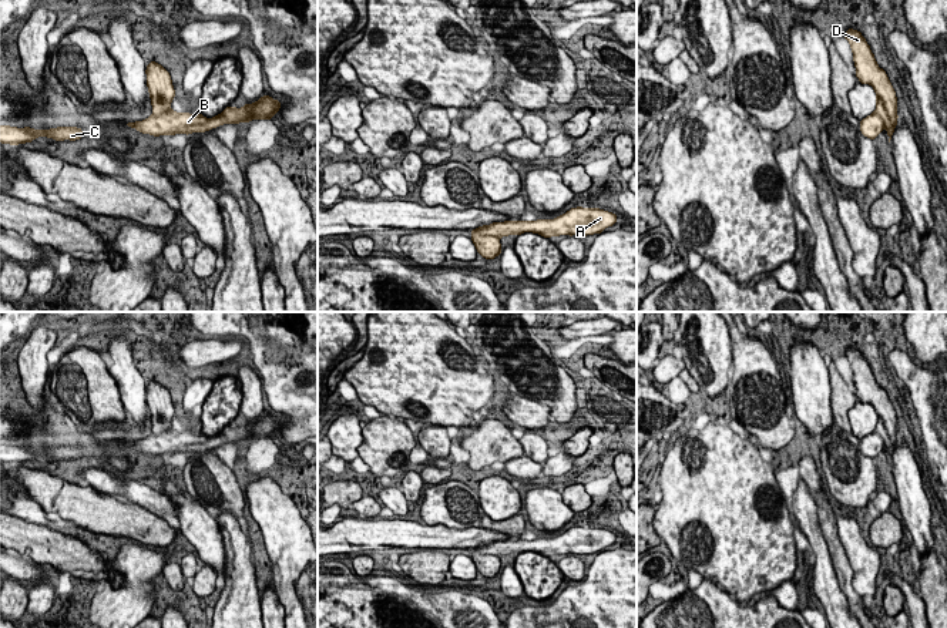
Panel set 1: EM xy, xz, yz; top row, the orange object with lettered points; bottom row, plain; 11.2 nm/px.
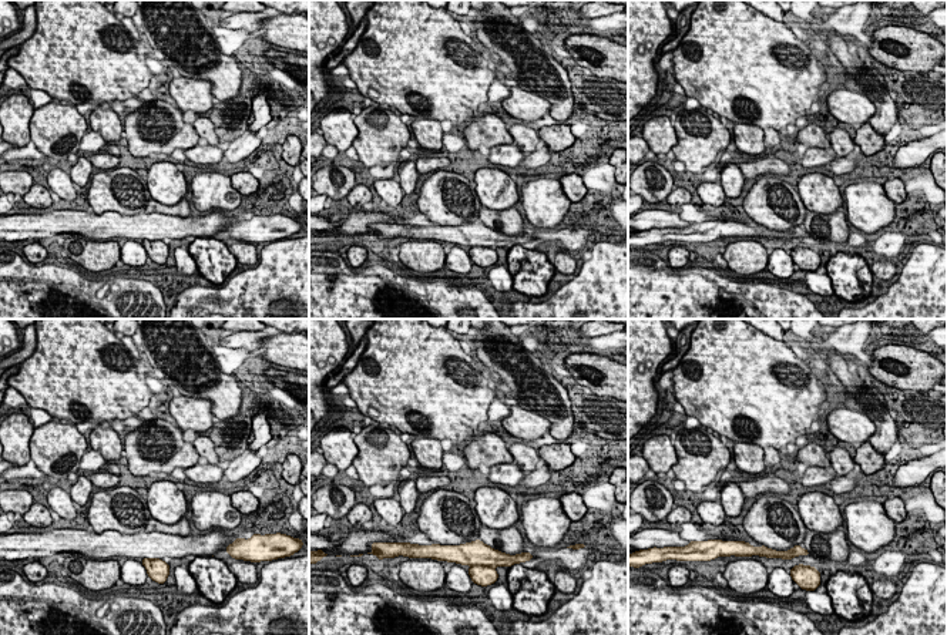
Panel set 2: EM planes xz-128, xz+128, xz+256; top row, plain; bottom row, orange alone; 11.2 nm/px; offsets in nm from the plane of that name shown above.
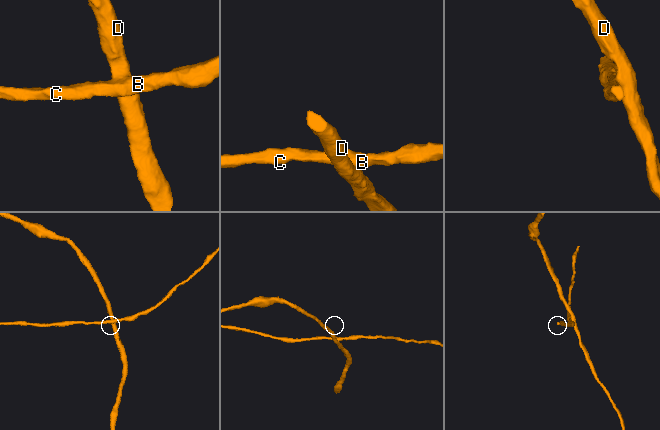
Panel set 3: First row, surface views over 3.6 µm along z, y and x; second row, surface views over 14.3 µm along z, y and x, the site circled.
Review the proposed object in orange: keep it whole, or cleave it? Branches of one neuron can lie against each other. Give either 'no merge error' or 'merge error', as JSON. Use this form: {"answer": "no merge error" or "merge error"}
{"answer": "merge error"}

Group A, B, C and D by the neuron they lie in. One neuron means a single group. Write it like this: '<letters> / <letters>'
A B C / D

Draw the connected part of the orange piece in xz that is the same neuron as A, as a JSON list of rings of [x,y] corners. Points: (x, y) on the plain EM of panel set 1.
[[[571,527],[565,533],[554,538],[537,538],[537,540],[504,540],[493,541],[491,544],[483,544],[473,551],[491,555],[508,555],[521,554],[524,551],[538,553],[544,557],[560,554],[578,554],[587,555],[601,553],[605,547],[617,543],[617,534],[600,527]]]

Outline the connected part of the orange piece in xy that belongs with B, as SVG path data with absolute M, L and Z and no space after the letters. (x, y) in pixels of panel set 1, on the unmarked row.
M269 414L261 416L252 423L242 427L226 426L219 434L206 437L202 433L167 430L161 434L151 434L147 439L127 441L127 447L132 446L142 453L154 456L175 454L191 451L205 451L224 443L249 441L251 439L271 439L281 427L281 419L276 420Z

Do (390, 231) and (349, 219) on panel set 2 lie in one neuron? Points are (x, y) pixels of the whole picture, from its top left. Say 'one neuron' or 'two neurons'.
one neuron

